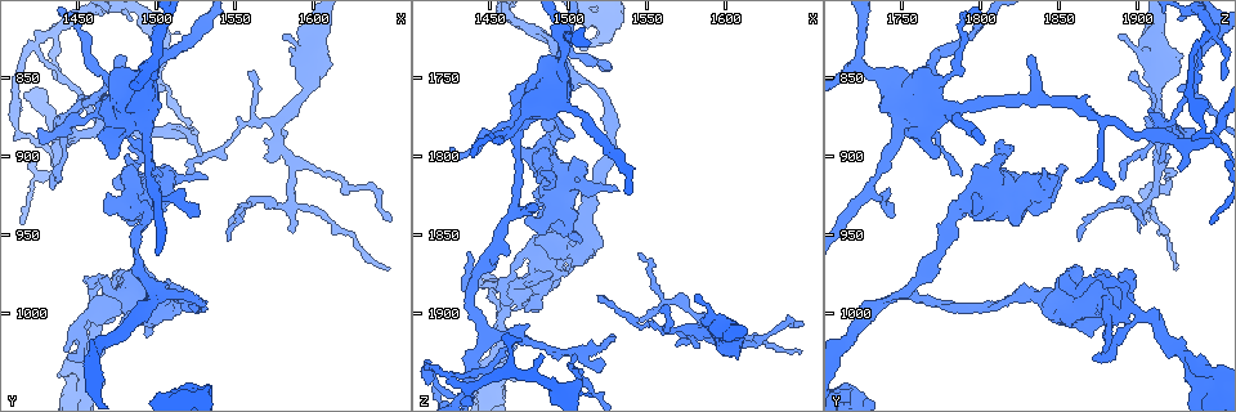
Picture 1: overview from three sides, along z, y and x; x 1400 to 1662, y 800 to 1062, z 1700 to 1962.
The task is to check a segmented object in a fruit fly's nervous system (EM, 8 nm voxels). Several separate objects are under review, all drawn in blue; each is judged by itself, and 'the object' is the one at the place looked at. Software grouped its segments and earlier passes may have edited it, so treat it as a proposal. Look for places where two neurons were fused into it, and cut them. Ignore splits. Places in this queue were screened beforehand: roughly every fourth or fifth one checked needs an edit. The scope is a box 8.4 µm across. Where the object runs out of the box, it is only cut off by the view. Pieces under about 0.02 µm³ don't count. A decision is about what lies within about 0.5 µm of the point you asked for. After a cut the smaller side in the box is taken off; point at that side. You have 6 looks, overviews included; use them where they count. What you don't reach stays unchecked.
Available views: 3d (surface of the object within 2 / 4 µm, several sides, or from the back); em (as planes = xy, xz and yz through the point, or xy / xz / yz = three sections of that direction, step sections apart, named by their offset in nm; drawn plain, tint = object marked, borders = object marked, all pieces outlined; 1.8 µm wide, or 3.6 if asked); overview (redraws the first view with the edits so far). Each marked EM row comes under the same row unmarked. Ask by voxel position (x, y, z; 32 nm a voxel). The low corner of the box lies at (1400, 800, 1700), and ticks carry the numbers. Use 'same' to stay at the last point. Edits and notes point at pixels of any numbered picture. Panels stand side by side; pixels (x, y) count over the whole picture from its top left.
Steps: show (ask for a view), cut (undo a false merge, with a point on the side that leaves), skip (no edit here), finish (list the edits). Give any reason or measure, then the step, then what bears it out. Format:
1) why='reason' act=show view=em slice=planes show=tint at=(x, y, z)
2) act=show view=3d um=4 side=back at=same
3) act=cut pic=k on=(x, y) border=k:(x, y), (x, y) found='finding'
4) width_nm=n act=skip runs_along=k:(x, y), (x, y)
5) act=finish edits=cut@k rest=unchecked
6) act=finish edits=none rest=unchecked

why='calibre changes' act=show view=3d um=2 side=back at=(1502, 824, 1946)

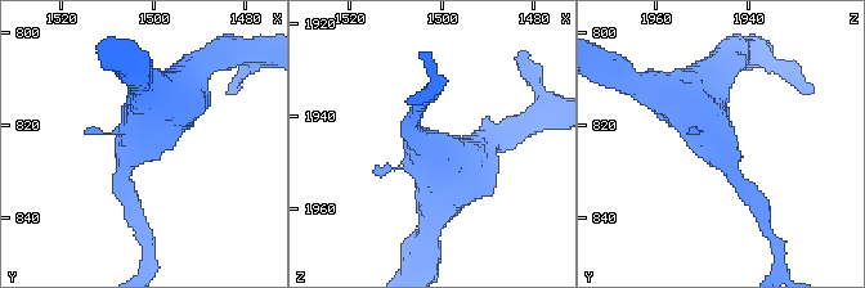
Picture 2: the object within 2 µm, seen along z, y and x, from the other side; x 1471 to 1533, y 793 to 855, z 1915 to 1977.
why='shape alone is not enough' act=show view=em slice=planes show=tint at=(1503, 823, 1947)

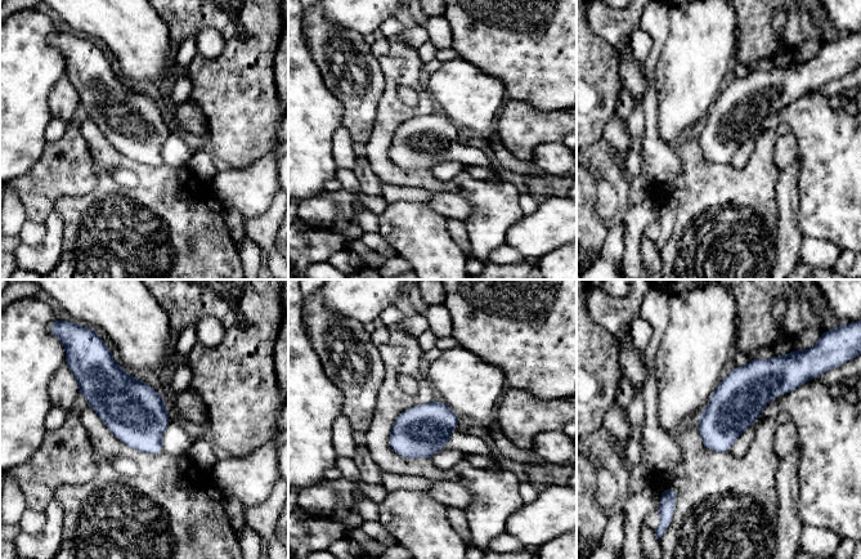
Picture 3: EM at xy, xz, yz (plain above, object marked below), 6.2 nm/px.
act=skip found='one neuron here'

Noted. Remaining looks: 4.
why='sharp bend' act=show view=em um=3.6 slice=planes show=tint at=(1492, 922, 1820)

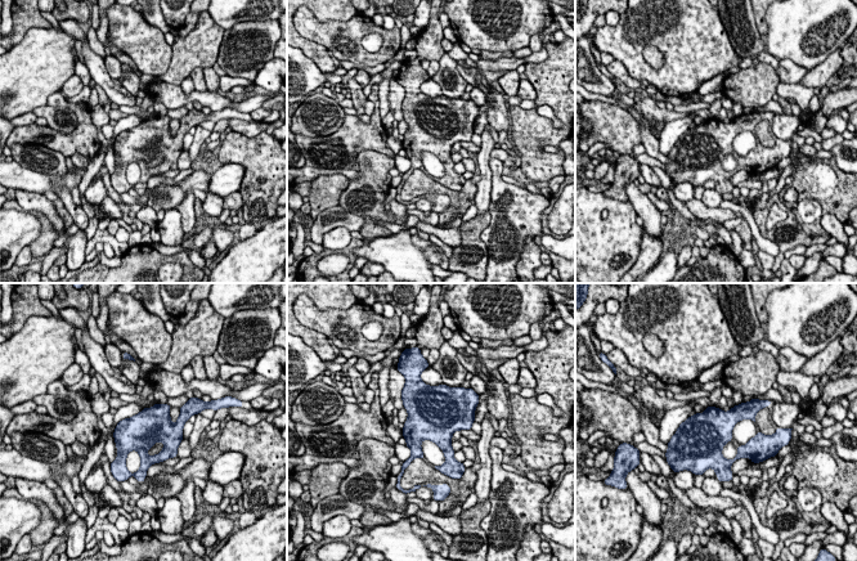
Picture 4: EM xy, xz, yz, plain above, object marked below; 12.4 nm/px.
act=skip found='continuous, no second neuron'

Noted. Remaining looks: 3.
why='three arms meet' act=show view=3d um=2 at=(1454, 1036, 1944)

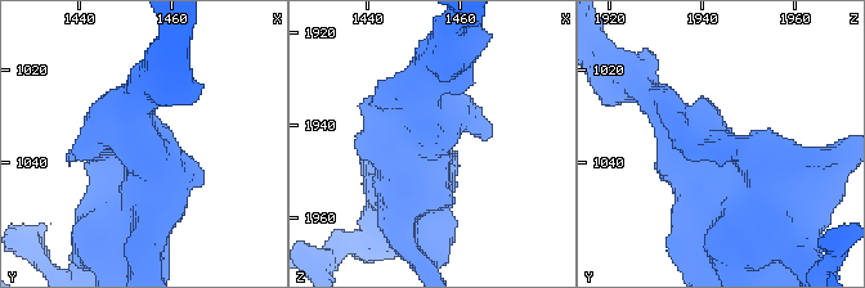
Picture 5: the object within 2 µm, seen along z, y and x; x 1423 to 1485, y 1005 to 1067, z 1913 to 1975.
why='now the EM' act=show view=em slice=planes show=tint at=(1454, 1038, 1942)

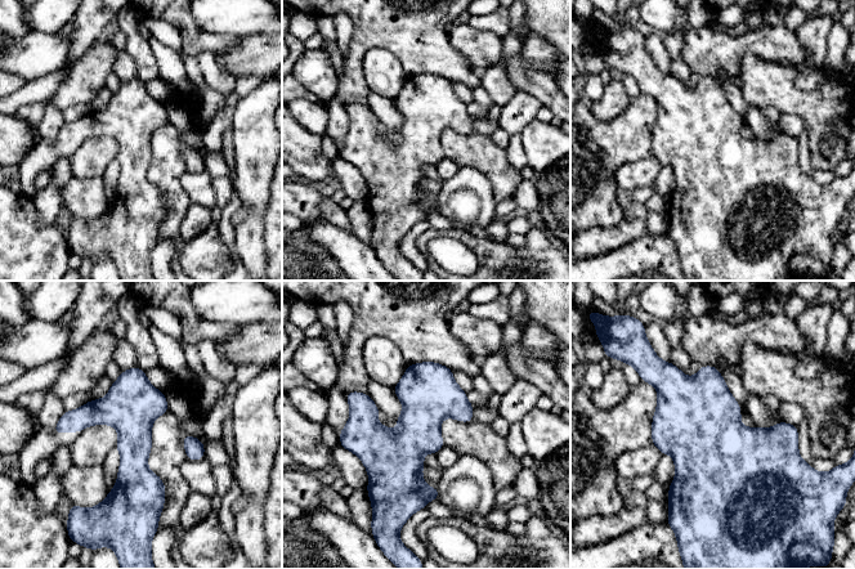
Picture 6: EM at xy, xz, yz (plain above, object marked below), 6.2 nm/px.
act=skip found='all the same neuron'

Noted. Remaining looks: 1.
act=finish edits=none rest=unchecked

